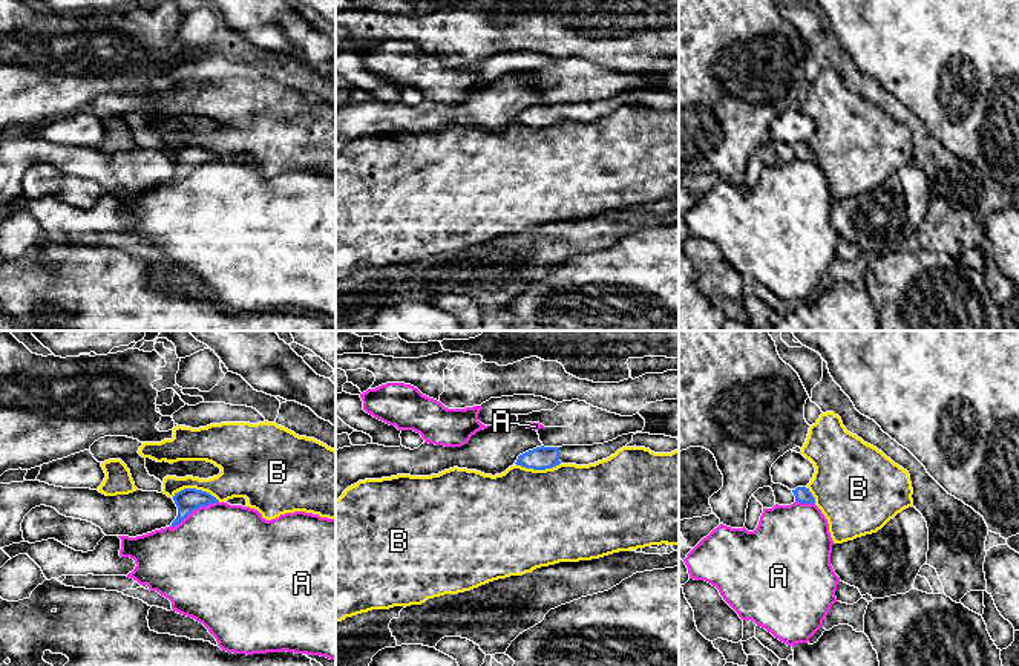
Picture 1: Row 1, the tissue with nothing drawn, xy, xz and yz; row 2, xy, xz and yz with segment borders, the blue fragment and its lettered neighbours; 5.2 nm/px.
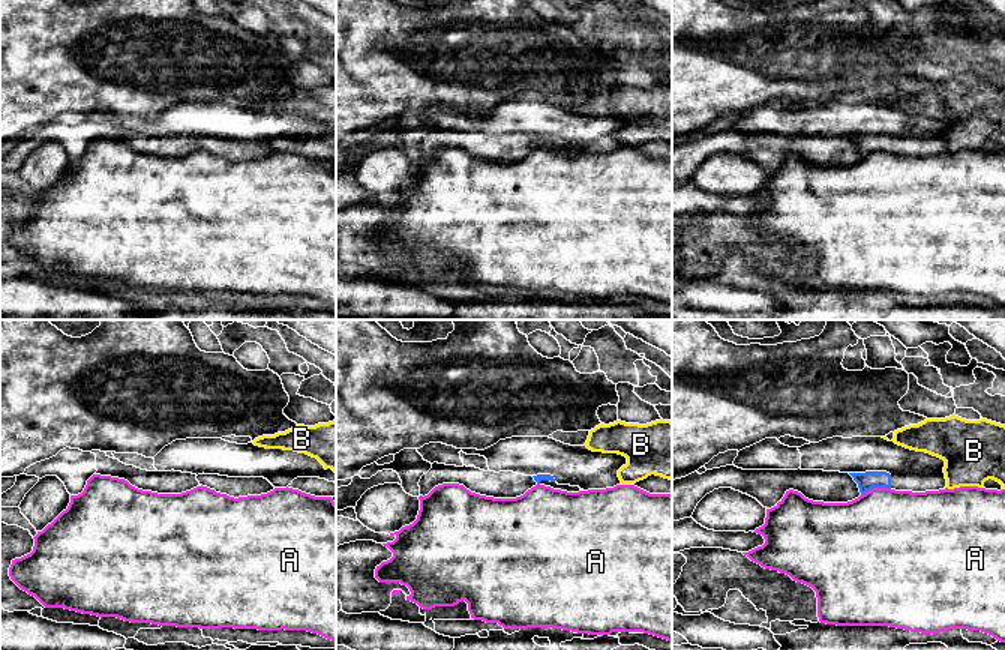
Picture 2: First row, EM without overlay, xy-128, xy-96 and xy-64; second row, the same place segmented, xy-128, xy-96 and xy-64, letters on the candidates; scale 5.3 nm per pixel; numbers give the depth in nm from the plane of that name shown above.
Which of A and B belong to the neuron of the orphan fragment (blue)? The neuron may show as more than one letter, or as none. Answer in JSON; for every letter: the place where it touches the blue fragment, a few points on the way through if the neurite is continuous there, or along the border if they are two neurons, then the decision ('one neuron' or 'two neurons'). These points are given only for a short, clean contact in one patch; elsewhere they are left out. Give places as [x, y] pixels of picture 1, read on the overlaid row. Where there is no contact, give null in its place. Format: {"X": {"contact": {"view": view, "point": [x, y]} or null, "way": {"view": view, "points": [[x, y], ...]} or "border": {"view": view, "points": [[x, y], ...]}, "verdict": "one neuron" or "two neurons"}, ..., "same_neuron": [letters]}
{"A": {"contact": {"view": "xy", "point": [193, 510]}, "border": {"view": "xy", "points": [[218, 501], [196, 507], [170, 527]]}, "verdict": "two neurons"}, "B": {"contact": {"view": "xy", "point": [195, 489]}, "border": {"view": "xy", "points": [[172, 496], [184, 489], [201, 489], [219, 501]]}, "verdict": "two neurons"}, "same_neuron": []}

